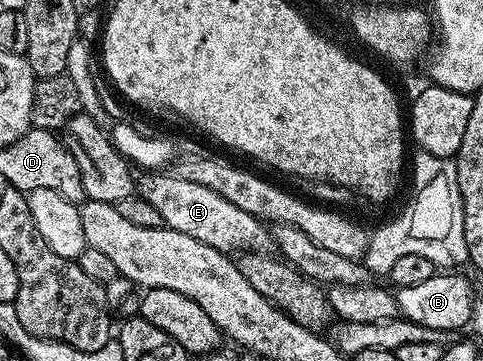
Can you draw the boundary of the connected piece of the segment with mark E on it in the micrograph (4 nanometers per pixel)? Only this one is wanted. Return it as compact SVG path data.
M175 172L139 173L136 193L160 212L165 229L184 232L184 236L192 236L192 240L200 240L200 244L208 244L224 254L247 250L262 252L271 245L271 231L261 218L244 212L244 208L236 208L232 200L224 200L224 196L200 183L181 179Z

